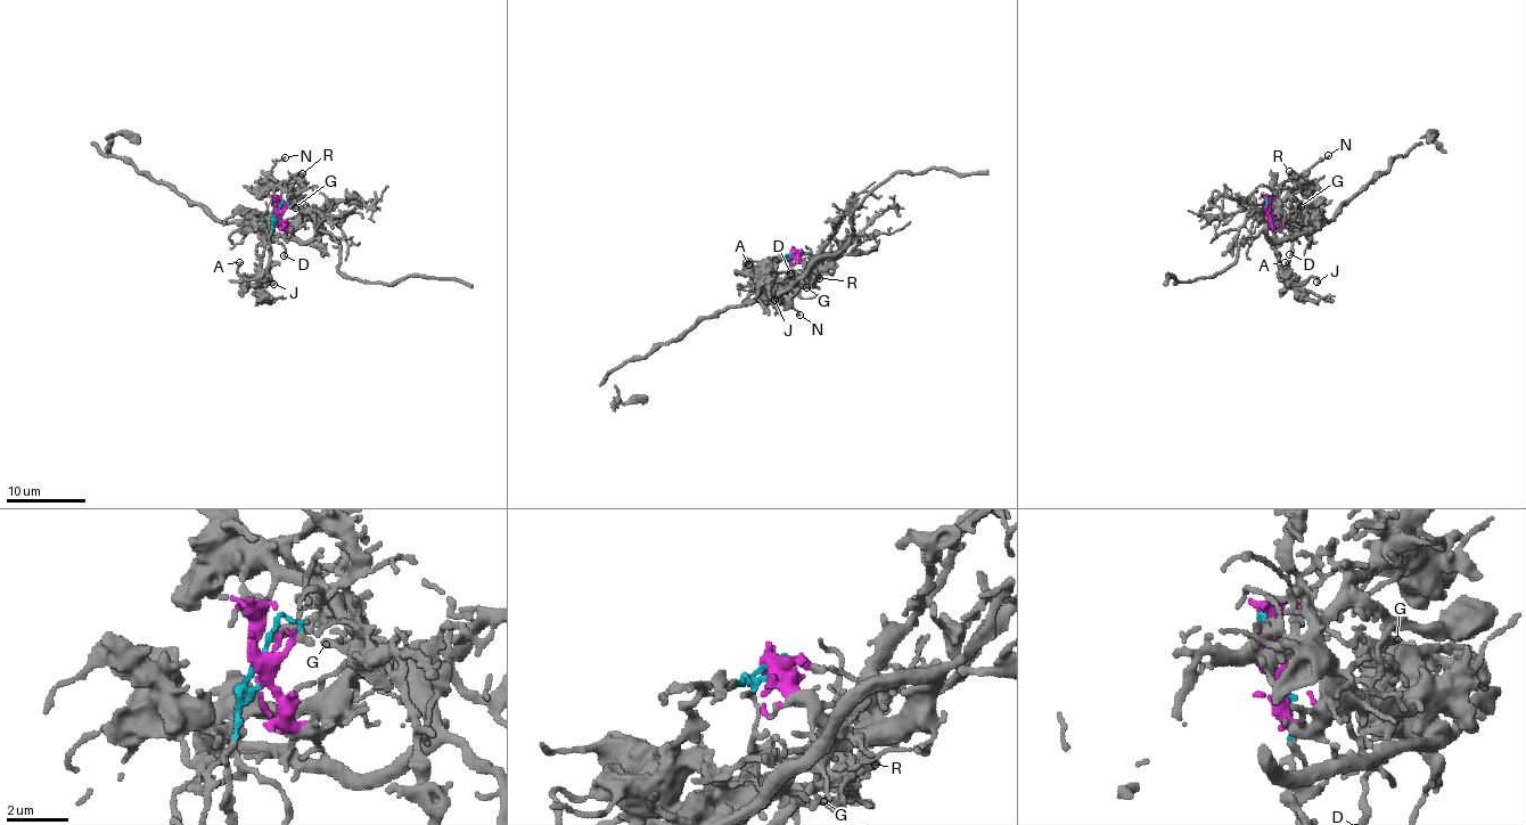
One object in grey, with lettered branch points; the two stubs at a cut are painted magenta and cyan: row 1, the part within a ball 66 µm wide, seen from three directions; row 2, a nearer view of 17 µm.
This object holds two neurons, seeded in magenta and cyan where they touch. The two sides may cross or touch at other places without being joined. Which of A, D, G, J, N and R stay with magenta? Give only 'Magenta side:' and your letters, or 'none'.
Magenta side: D, G, N, R

